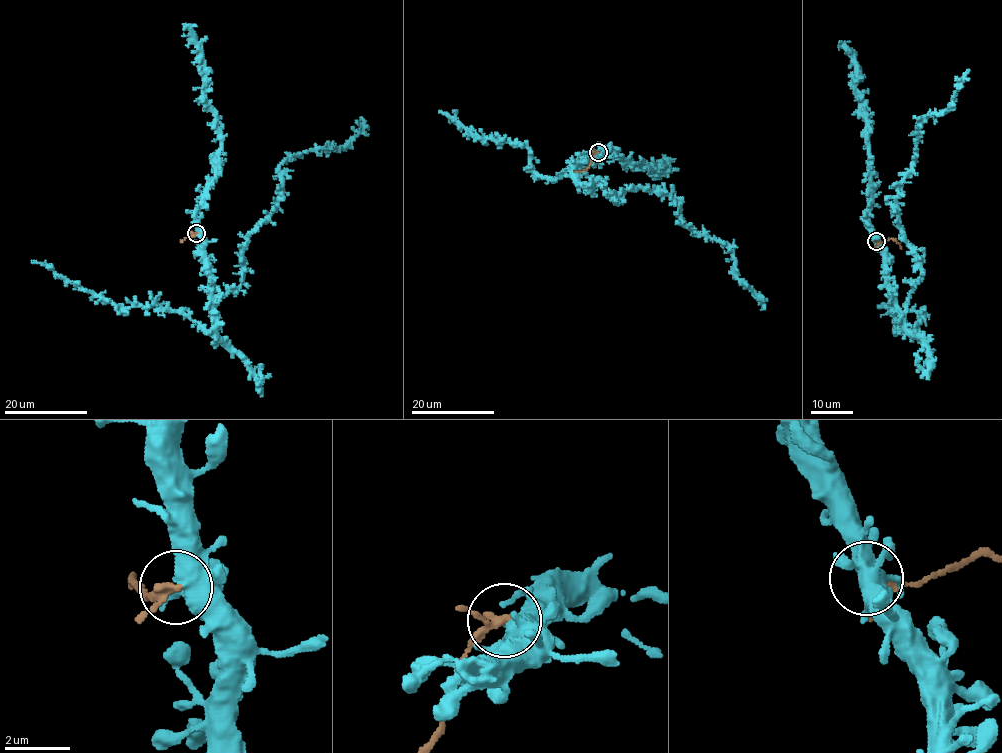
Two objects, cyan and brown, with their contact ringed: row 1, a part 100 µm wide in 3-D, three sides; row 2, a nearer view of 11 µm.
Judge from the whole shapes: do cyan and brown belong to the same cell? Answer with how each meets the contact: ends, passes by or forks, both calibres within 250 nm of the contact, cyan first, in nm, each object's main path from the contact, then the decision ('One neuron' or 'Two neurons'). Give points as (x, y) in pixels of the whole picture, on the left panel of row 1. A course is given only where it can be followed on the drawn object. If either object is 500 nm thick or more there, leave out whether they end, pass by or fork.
At the ring cyan forks. At the ring brown passes by. Thickness 400 nm (cyan) against 190 nm. Course of cyan: (196, 232), (214, 316), (241, 284), (246, 238), (273, 210), (281, 164), (337, 149), (360, 117). Course of brown: (196, 233), (191, 232), (180, 242). Two neurons

